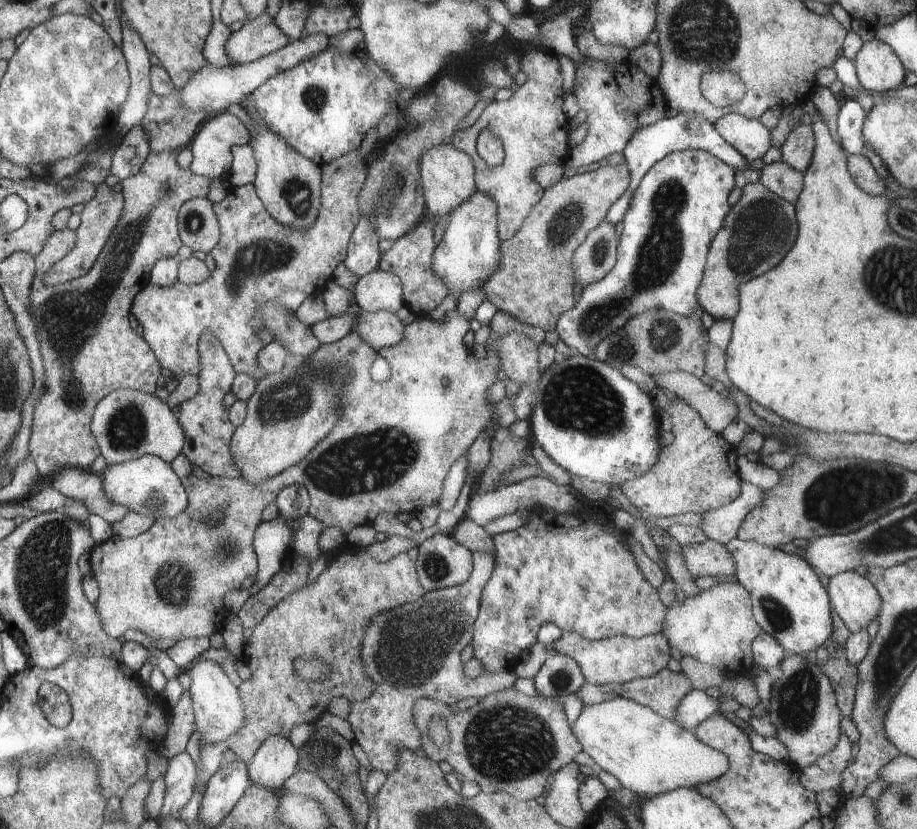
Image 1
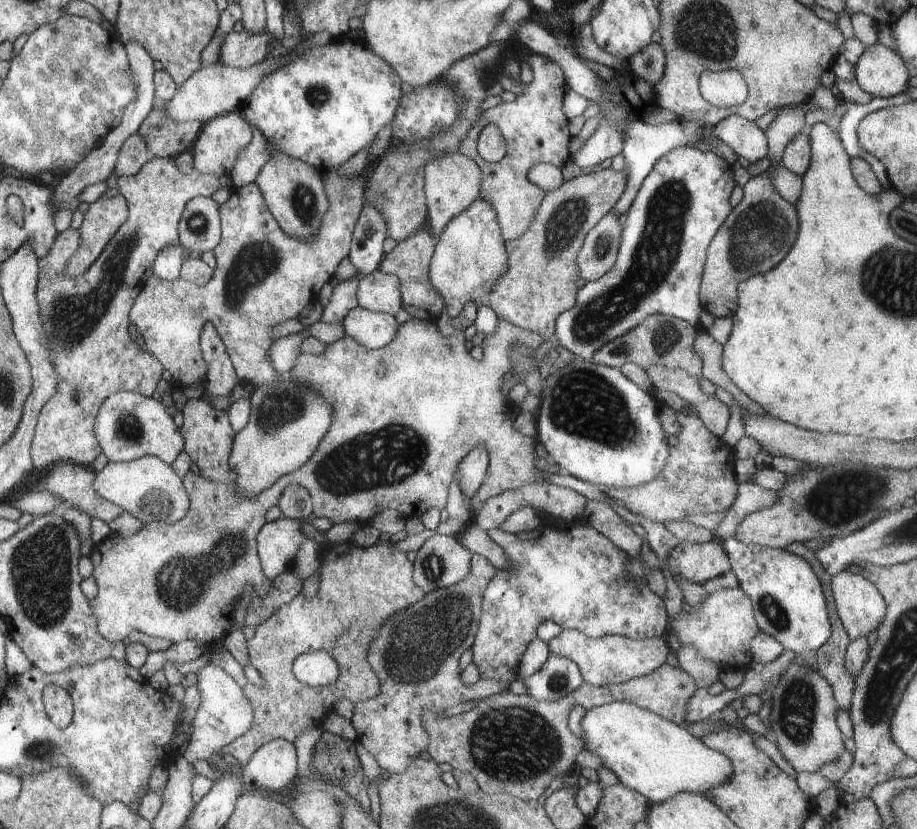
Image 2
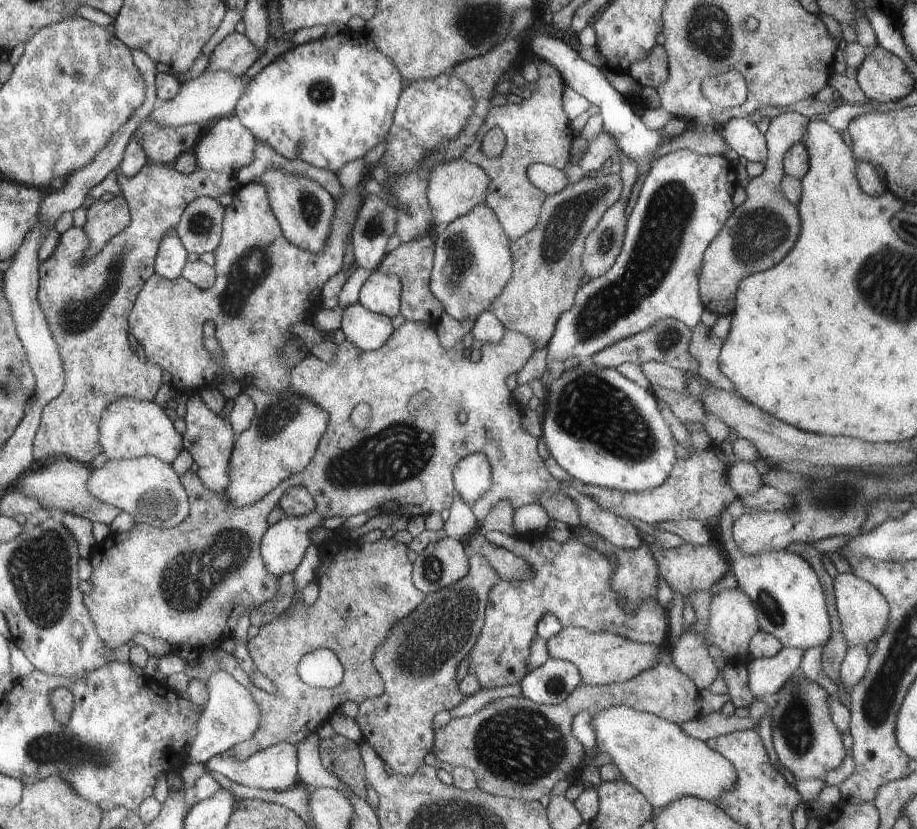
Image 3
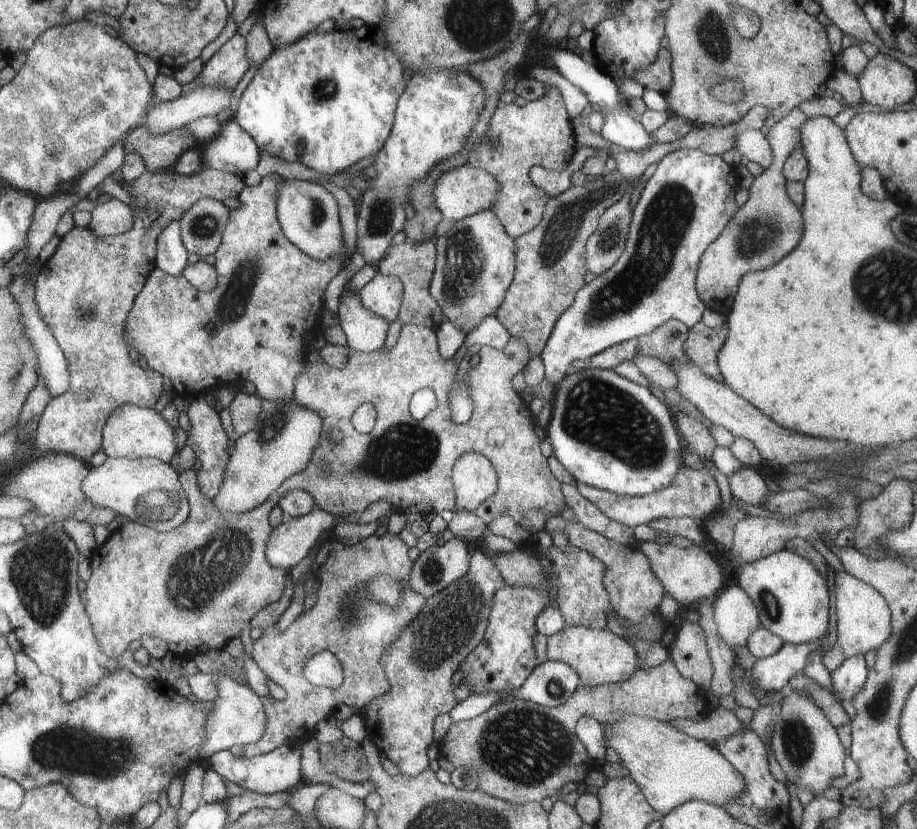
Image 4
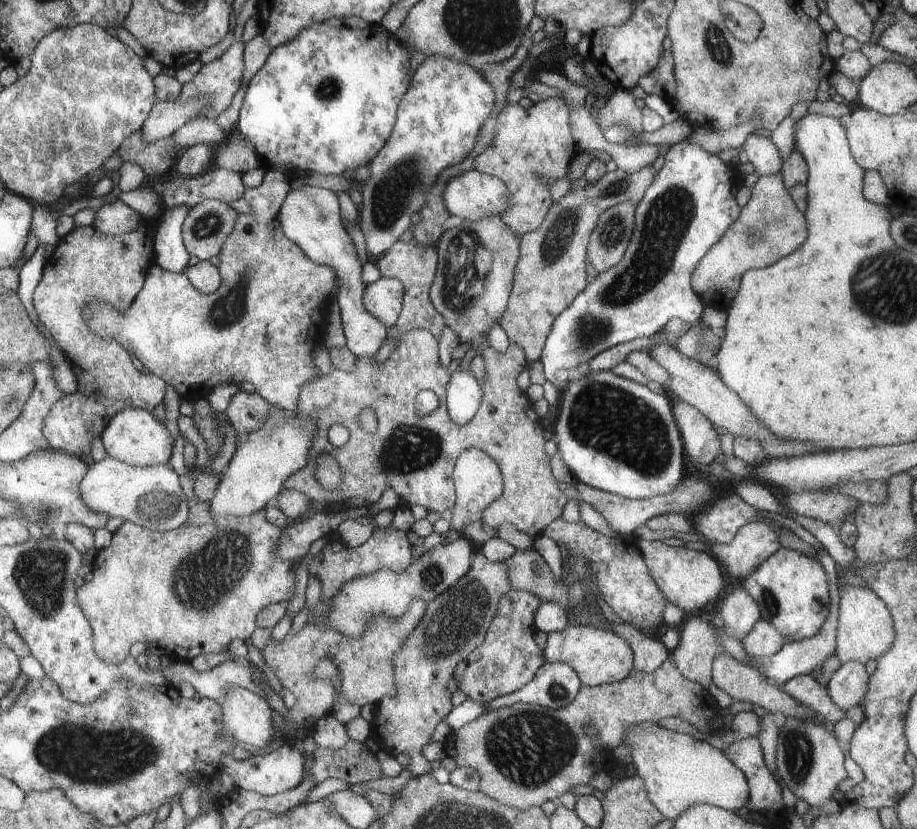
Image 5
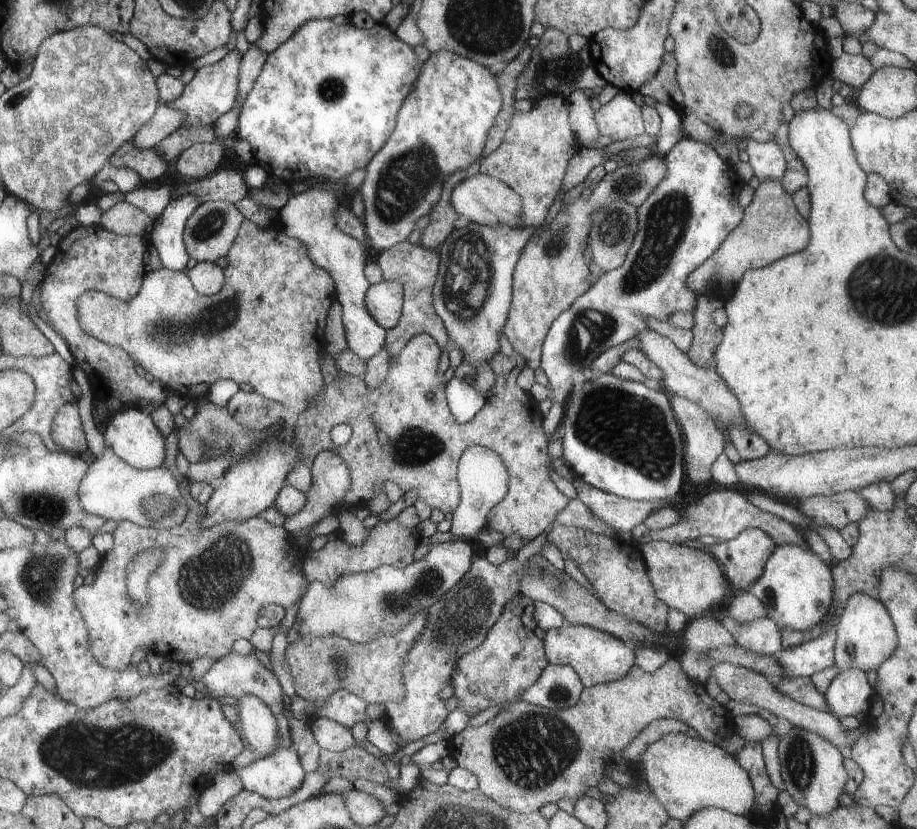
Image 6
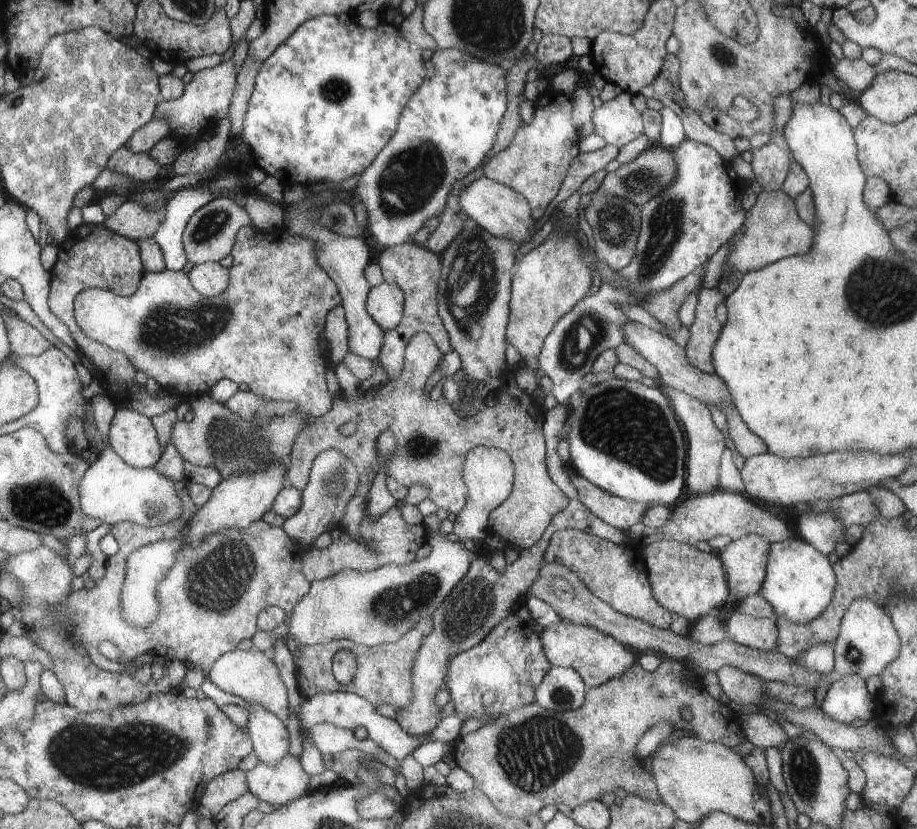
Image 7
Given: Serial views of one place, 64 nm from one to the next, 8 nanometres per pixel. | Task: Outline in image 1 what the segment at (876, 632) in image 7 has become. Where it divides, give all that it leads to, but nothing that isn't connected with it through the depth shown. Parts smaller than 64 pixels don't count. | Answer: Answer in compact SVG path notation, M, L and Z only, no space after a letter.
M843 572L829 578L827 594L831 610L837 612L851 634L865 630L867 624L879 616L879 592L869 578L863 578L857 572Z

